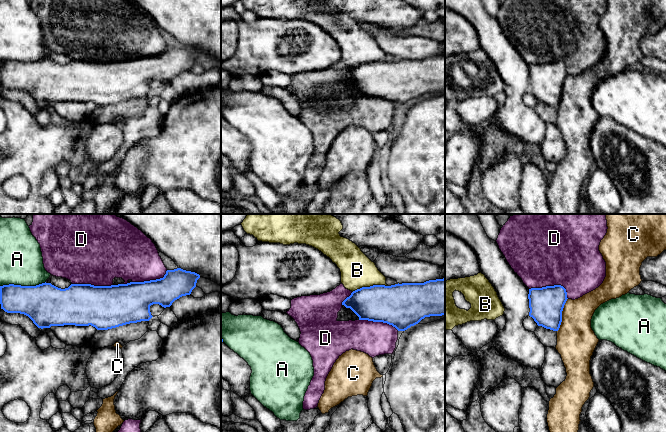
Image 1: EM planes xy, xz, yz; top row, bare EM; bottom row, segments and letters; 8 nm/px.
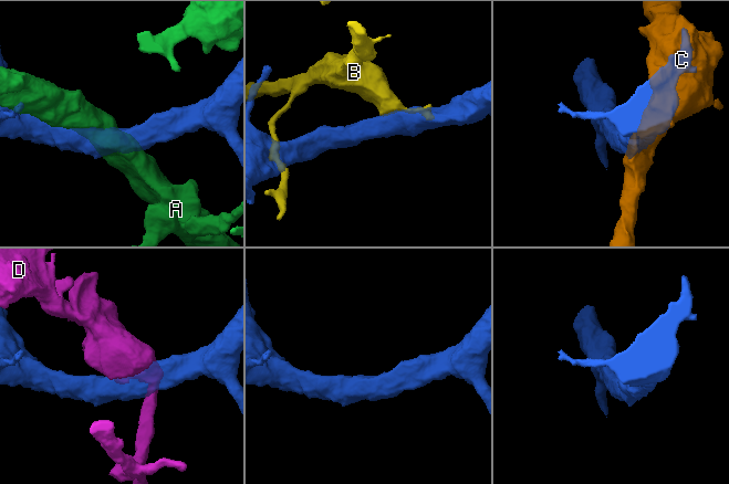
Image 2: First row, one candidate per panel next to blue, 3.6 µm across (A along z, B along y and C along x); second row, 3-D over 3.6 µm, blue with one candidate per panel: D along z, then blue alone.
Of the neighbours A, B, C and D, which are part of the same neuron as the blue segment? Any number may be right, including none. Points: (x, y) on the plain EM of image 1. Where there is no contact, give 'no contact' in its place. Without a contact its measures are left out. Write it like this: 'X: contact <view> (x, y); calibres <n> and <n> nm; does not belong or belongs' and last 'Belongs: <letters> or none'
A: contact xy (22, 62); calibres 340 and 360 nm; does not belong
B: contact xz (370, 62); calibres 320 and 280 nm; does not belong
C: contact yz (561, 91); calibres 280 and 320 nm; does not belong
D: contact xy (145, 57); calibres 320 and 400 nm; does not belong
Belongs: none

